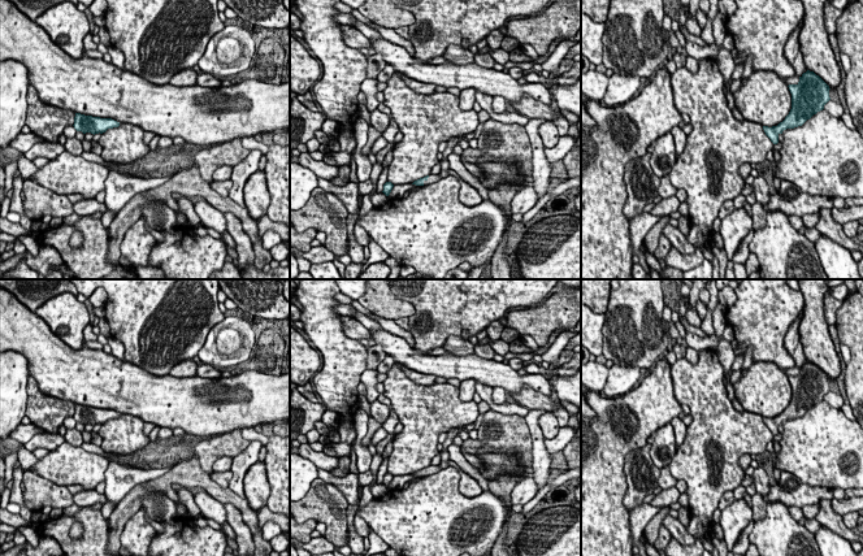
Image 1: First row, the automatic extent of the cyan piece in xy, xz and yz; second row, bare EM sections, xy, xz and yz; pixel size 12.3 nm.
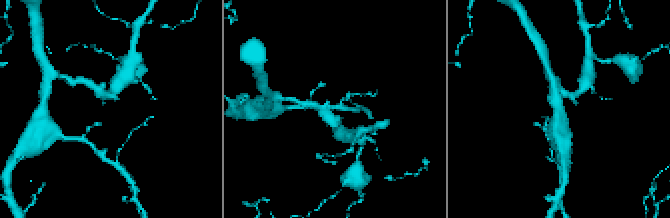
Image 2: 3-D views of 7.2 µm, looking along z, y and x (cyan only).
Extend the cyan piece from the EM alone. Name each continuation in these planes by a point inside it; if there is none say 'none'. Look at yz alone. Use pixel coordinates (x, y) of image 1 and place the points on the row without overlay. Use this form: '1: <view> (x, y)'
none

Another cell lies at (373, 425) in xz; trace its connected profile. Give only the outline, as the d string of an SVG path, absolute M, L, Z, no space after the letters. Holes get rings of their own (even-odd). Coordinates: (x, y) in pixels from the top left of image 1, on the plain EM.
M369 417L369 420L368 420L368 430L367 430L365 436L364 436L363 440L361 440L361 444L363 444L364 447L368 447L368 446L369 446L369 442L370 442L372 436L374 435L374 433L376 433L380 427L382 427L382 425L383 425L382 422L377 421L377 420L373 418L373 417Z

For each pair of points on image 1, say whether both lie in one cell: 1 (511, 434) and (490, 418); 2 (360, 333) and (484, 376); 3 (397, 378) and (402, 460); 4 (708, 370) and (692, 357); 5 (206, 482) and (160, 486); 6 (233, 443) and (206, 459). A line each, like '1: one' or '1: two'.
1: one
2: two
3: one
4: two
5: one
6: one

